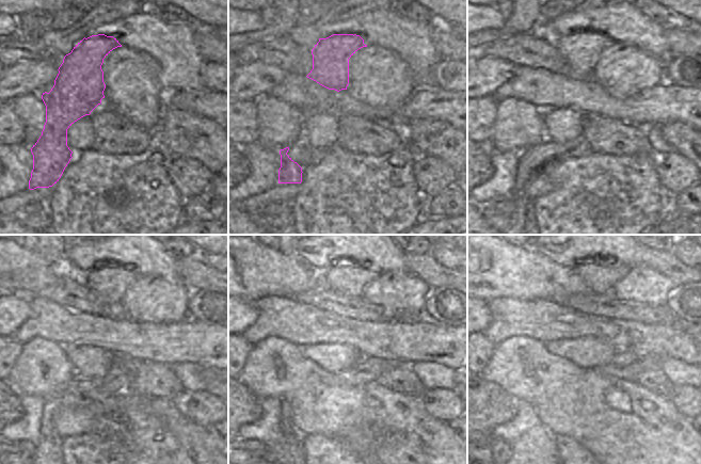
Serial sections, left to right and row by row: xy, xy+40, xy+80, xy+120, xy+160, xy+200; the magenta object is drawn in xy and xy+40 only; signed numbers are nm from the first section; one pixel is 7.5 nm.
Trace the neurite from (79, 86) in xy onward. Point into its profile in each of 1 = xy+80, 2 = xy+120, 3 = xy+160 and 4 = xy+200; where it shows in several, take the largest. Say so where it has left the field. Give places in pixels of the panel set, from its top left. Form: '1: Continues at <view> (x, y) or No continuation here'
1: Continues at xy+80 (580, 52)
2: Continues at xy+120 (109, 285)
3: Continues at xy+160 (351, 281)
4: Continues at xy+200 (600, 280).

